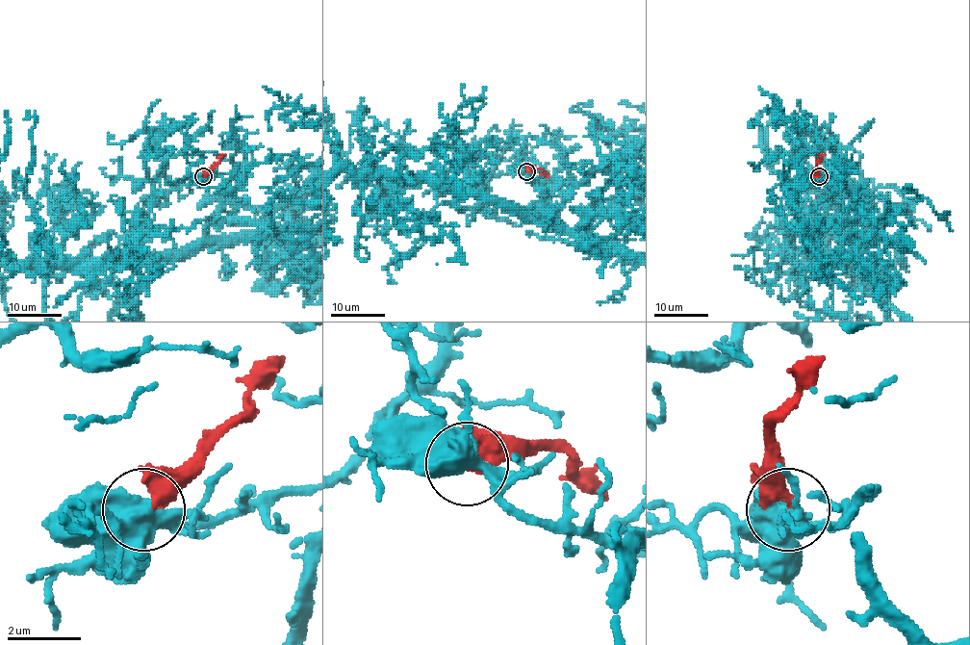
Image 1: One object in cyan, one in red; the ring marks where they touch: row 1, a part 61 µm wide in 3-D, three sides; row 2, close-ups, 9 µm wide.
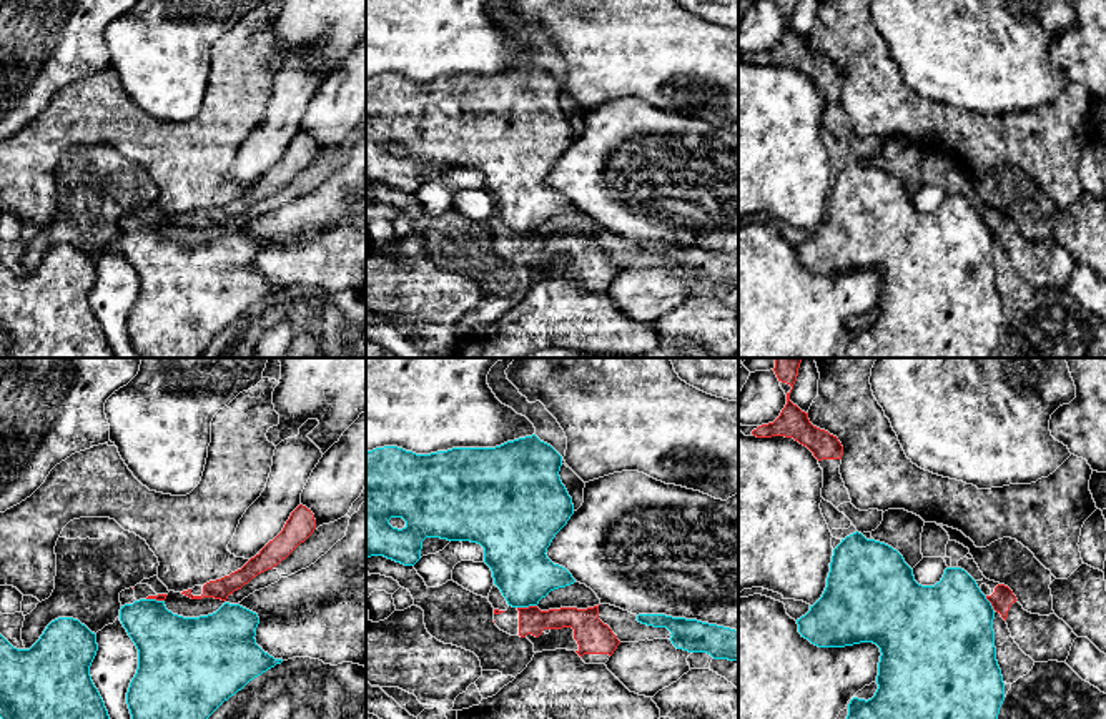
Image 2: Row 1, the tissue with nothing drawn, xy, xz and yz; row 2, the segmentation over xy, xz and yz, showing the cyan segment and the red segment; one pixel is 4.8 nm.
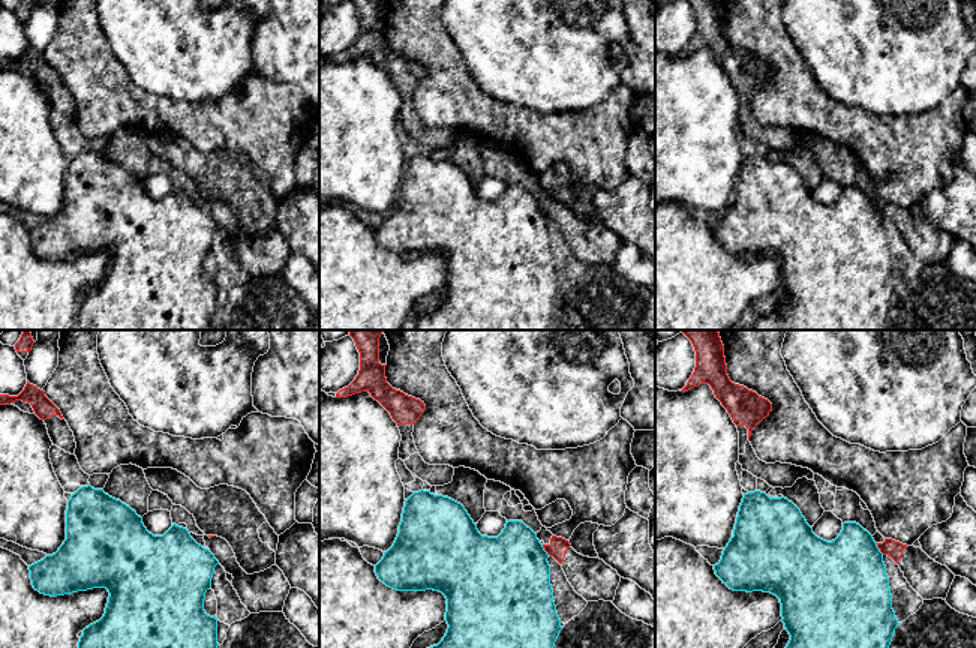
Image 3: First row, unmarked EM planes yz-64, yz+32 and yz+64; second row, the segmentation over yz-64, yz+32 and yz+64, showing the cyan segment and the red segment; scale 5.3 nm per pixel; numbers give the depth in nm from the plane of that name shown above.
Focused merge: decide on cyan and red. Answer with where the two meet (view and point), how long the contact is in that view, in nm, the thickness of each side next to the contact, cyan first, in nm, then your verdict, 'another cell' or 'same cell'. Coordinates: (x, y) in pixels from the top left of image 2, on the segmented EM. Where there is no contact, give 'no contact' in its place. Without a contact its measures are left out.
xz (526, 606) | 100 nm | 280/130 nm | another cell

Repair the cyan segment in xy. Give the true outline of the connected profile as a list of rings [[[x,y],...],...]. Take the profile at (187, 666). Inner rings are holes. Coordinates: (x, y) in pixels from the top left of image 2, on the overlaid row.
[[[140,599],[120,609],[120,621],[138,649],[138,669],[126,692],[131,719],[208,719],[225,701],[249,681],[281,664],[256,644],[256,612],[225,602],[216,612],[183,617],[166,609],[165,601]]]

